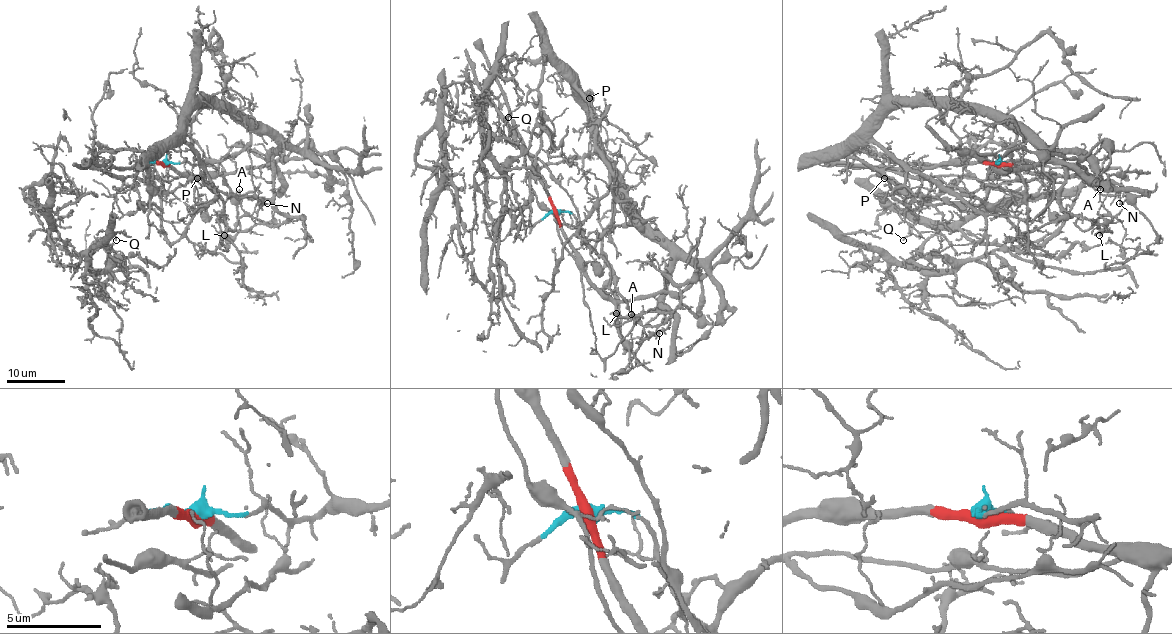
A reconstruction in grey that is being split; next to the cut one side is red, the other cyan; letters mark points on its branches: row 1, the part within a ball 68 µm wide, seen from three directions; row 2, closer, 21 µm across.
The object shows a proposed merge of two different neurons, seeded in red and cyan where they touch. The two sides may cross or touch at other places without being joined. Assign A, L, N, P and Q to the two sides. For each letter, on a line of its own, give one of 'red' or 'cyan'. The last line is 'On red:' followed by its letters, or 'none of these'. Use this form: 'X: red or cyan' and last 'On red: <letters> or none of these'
A: cyan
L: cyan
N: cyan
P: cyan
Q: red
On red: Q

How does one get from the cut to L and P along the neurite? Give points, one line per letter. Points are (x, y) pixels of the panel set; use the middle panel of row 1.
L: (555, 212), (570, 212), (592, 245), (637, 226), (668, 250), (680, 303), (619, 325), (617, 313)
P: (555, 212), (570, 212), (592, 245), (614, 226), (642, 229), (577, 86), (602, 118), (589, 97)

